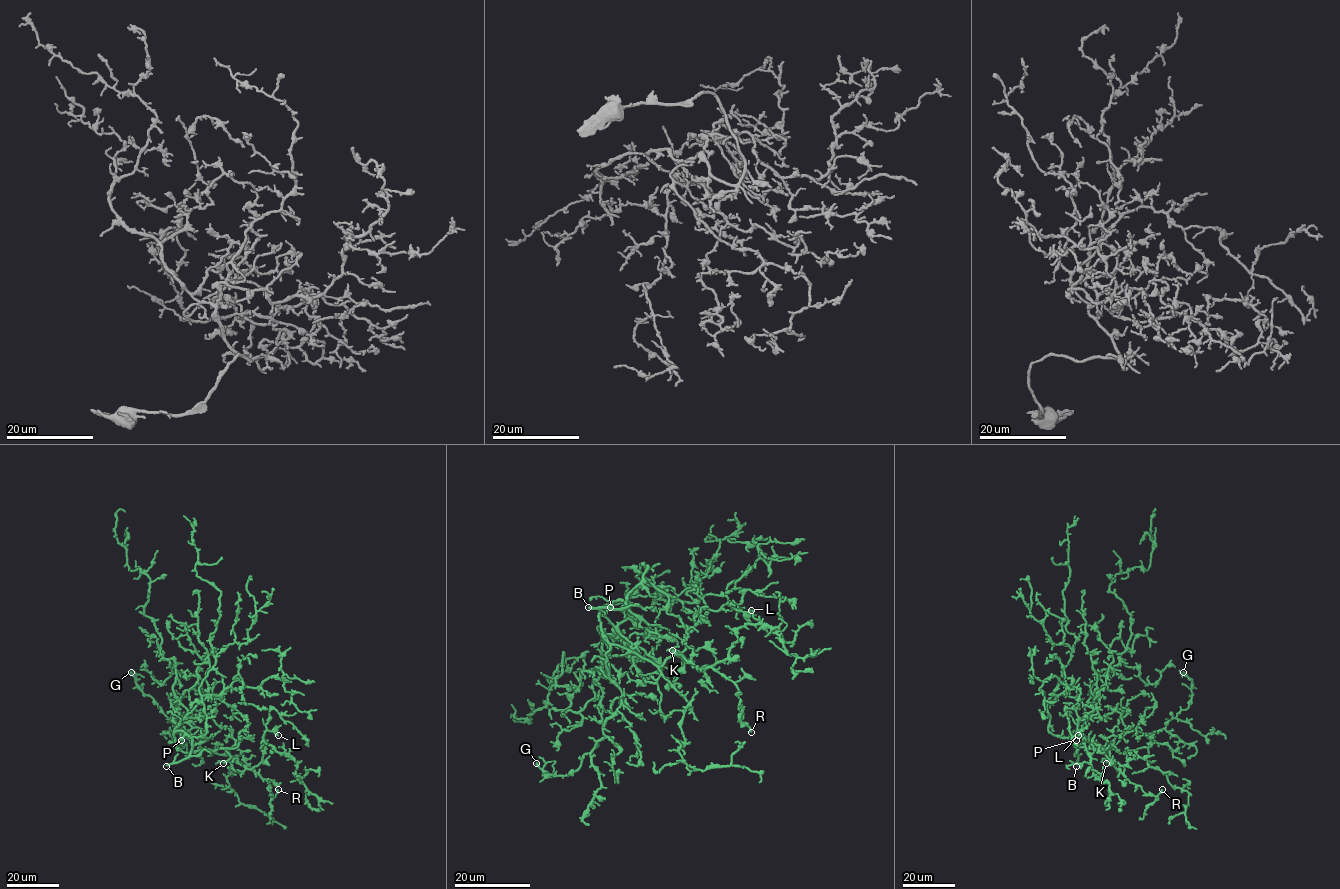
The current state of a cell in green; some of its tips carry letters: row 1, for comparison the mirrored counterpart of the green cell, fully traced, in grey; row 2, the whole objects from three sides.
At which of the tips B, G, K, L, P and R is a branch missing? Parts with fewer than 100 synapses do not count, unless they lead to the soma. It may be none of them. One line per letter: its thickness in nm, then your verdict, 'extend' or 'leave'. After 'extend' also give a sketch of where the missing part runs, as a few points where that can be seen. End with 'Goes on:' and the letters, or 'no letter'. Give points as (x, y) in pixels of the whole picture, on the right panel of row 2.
B: calibre 300 nm; extend
G: calibre 260 nm; leave
K: calibre 320 nm; leave
L: calibre 240 nm; leave
P: calibre 190 nm; leave
R: calibre 200 nm; leave
Goes on: B

